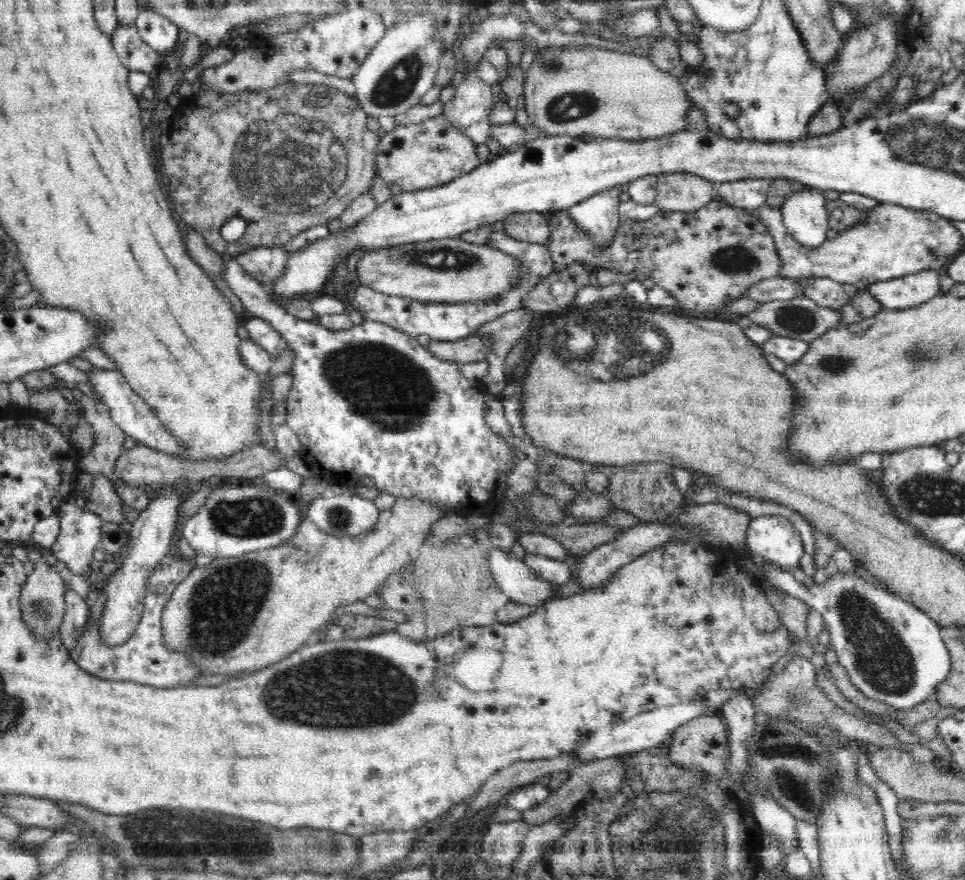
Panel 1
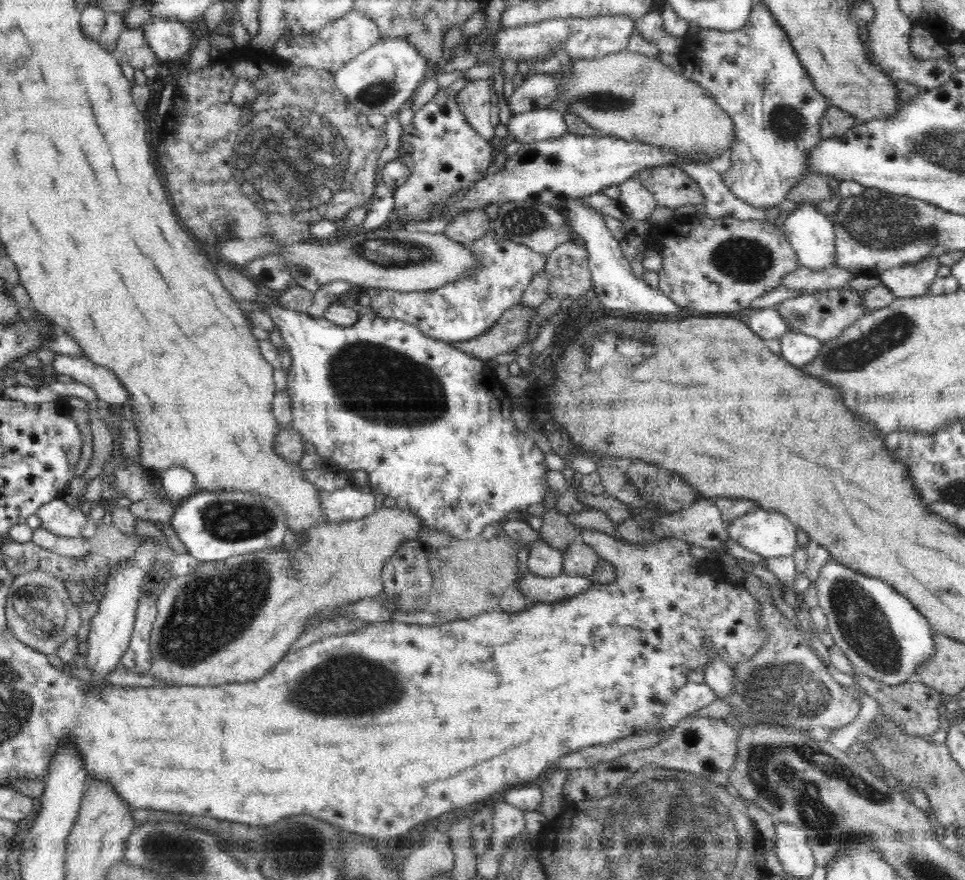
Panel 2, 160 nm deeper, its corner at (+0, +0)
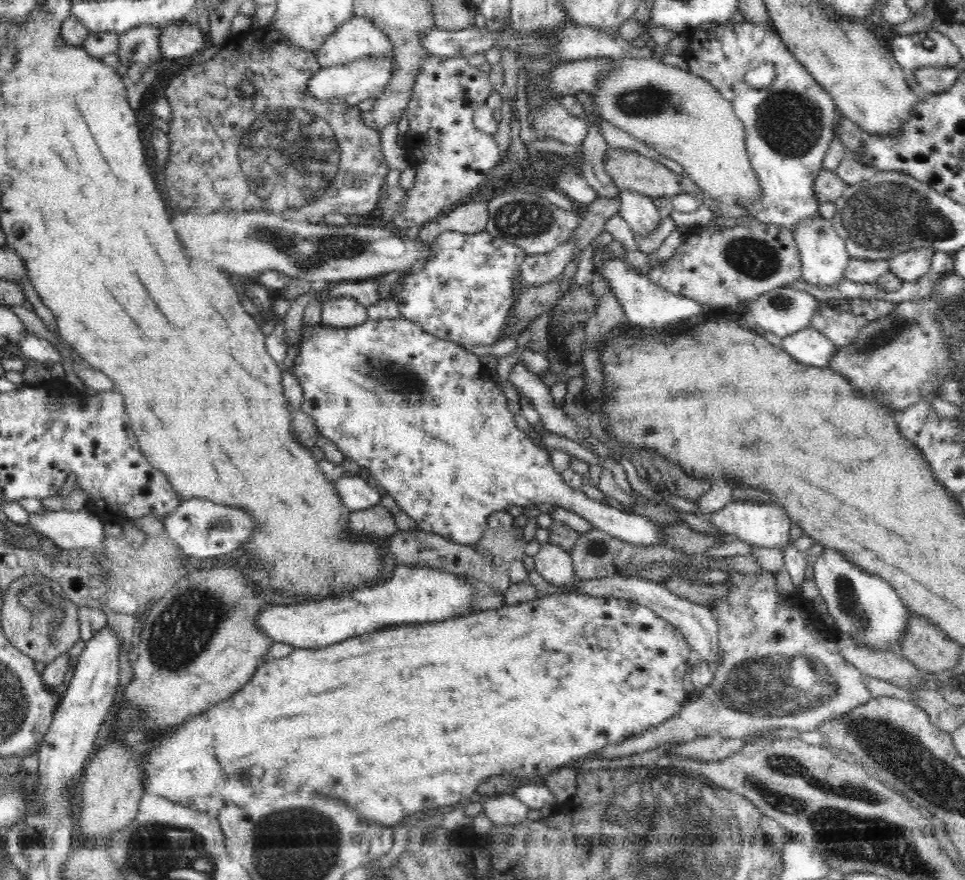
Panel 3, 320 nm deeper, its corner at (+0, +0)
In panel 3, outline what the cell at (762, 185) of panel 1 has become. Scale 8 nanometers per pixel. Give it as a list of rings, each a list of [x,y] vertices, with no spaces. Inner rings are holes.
[[[747,21],[740,24],[717,24],[710,31],[699,28],[687,30],[686,37],[688,46],[684,58],[688,63],[688,71],[716,87],[722,97],[730,102],[738,119],[744,123],[745,146],[762,187],[762,196],[754,204],[742,202],[742,207],[754,220],[764,224],[778,224],[792,232],[804,218],[823,218],[818,211],[820,202],[814,195],[814,182],[823,169],[822,160],[835,138],[833,129],[836,107],[830,93],[816,83],[810,72],[787,50],[777,30],[770,29],[770,26],[754,25]],[[767,62],[774,66],[776,78],[768,88],[752,88],[746,82],[746,74]]]

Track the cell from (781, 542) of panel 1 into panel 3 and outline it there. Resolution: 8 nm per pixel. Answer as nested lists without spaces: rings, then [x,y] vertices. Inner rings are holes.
[[[732,502],[714,512],[708,519],[720,532],[731,538],[739,538],[750,546],[759,548],[778,548],[784,550],[790,545],[789,536],[792,522],[785,510],[779,505],[759,504],[758,502]]]

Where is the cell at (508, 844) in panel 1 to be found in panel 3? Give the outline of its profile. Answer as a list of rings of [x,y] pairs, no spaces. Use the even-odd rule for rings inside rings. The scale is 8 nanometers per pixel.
[[[516,795],[490,797],[483,803],[484,813],[496,825],[517,825],[527,819],[529,808]]]

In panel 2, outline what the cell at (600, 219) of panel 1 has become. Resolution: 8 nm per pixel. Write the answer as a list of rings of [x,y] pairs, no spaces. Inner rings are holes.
[[[576,201],[563,209],[575,238],[586,247],[593,290],[596,291],[596,296],[605,308],[623,310],[630,316],[643,314],[654,318],[673,318],[672,314],[687,312],[668,298],[668,295],[664,295],[659,288],[653,288],[645,281],[638,279],[632,271],[629,259],[621,251],[619,241],[608,231],[603,214],[600,214],[597,208],[584,206]]]

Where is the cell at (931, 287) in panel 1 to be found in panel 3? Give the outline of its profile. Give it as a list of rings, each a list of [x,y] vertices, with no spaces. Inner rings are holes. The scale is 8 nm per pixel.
[[[922,247],[896,254],[889,260],[890,271],[903,282],[916,282],[931,268],[934,252],[935,250],[930,247]]]

